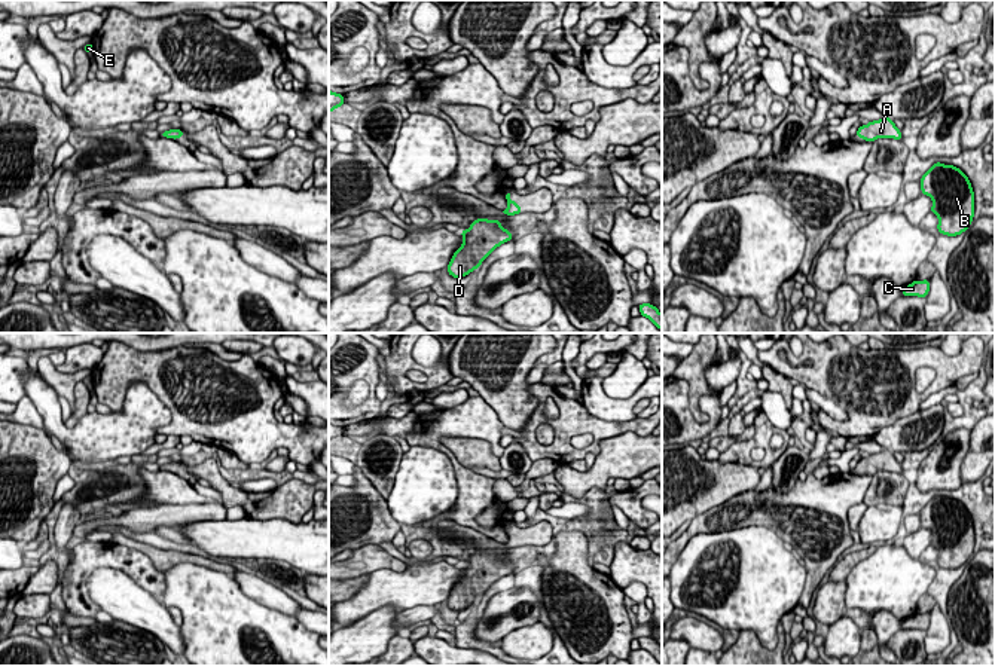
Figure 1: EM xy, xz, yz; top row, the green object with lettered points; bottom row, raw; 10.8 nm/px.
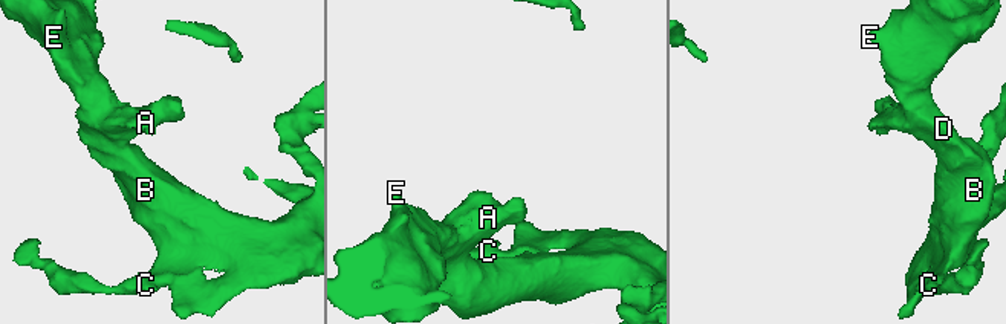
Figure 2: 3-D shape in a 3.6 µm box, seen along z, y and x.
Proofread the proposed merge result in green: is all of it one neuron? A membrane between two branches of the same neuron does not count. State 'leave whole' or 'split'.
leave whole

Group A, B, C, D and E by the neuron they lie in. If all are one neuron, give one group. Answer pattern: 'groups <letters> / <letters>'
groups A B C D E

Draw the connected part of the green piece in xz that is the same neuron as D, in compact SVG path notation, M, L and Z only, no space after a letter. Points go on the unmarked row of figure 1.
M476 552L460 566L463 577L446 601L448 607L458 612L477 602L497 580L512 574L512 565L504 562L497 552Z

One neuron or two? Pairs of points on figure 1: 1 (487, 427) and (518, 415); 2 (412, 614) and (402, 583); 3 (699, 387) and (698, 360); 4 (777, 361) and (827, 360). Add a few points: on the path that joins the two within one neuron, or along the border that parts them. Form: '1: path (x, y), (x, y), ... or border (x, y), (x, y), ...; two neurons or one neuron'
1: border (479, 394), (504, 425); two neurons
2: border (435, 605), (415, 605), (400, 611); two neurons
3: path (698, 381), (698, 366); one neuron
4: path (789, 367), (815, 370); one neuron

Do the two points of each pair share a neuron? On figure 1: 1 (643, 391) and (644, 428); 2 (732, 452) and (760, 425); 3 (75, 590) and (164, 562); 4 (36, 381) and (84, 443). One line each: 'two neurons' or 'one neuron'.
1: two neurons
2: one neuron
3: two neurons
4: one neuron

